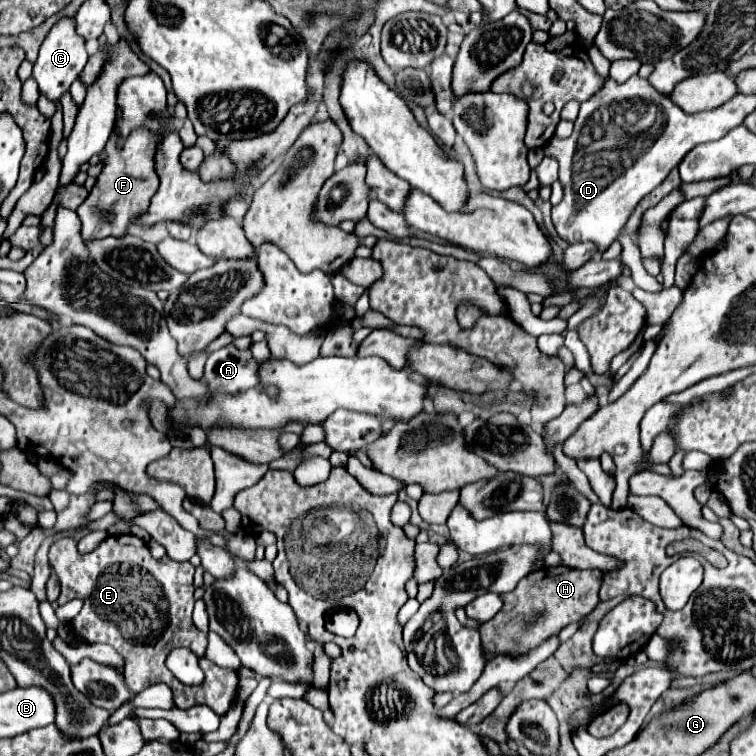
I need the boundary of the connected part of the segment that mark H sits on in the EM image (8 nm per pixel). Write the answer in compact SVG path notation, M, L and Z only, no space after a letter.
M564 565L542 567L532 571L532 575L526 575L514 591L500 595L504 607L492 621L480 627L484 657L490 659L498 653L526 653L552 635L558 635L566 625L584 619L598 605L600 579L602 575L598 569L580 571Z

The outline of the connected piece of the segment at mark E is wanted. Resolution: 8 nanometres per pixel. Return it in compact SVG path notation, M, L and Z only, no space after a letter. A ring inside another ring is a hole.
M108 535L92 553L80 555L74 539L60 539L50 547L50 565L60 577L58 603L82 599L82 611L70 621L70 629L78 641L108 643L124 659L124 675L128 687L140 693L152 683L166 683L174 693L180 709L208 705L214 713L224 715L232 703L238 675L224 671L204 657L206 633L192 623L194 609L194 565L178 563L168 555L154 559L148 545L136 535ZM176 647L188 647L198 655L204 671L200 685L180 683L164 665L168 653Z

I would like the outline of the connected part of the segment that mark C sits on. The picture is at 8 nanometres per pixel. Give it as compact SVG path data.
M62 17L46 35L46 39L40 47L40 55L38 55L38 61L34 65L32 77L38 81L38 89L42 93L46 93L48 99L58 101L60 95L66 93L70 89L72 81L80 75L86 61L88 61L88 55L86 55L86 49L84 49L84 39L80 39L80 35L76 35L74 19Z

